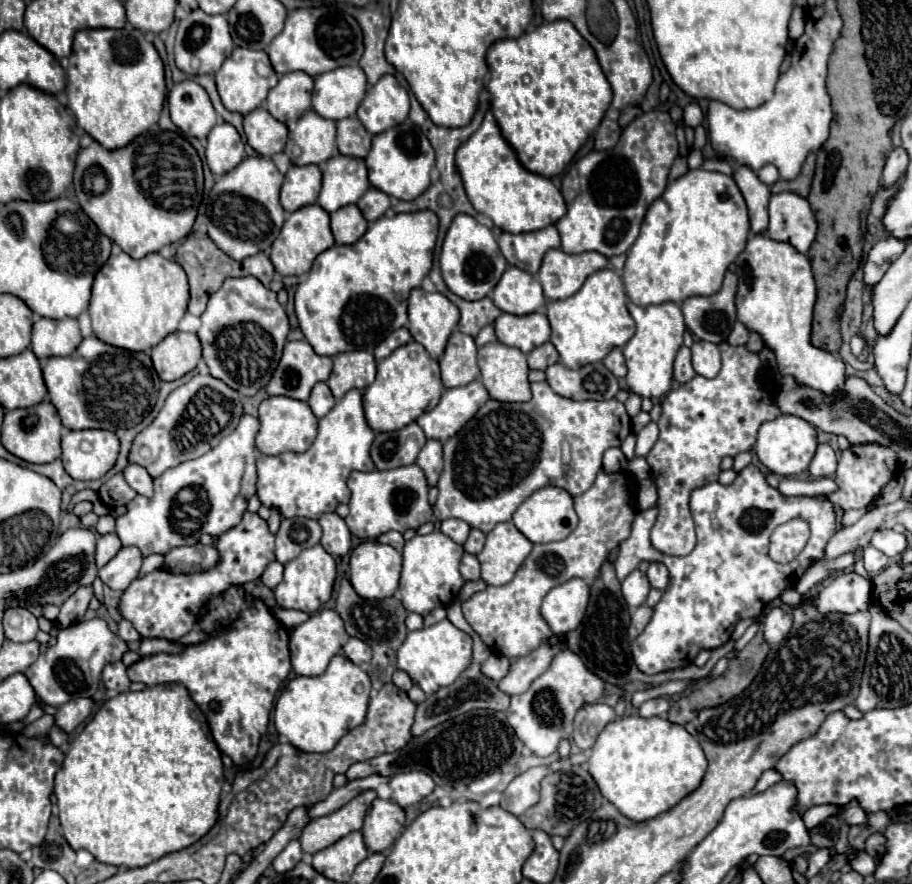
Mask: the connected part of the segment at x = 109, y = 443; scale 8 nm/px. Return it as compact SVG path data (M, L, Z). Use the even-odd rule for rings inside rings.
M66 430L62 436L62 464L76 480L98 480L114 464L120 452L118 436L110 430Z

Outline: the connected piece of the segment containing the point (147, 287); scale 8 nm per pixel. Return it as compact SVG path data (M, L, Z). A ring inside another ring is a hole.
M120 252L118 256L110 256L104 268L96 274L96 280L92 286L90 310L88 310L92 318L92 330L106 344L128 348L134 352L140 352L140 350L150 352L162 338L178 330L178 322L186 314L186 308L188 308L188 298L190 298L188 280L178 262L166 260L158 252L152 252L140 260L128 256L126 252Z

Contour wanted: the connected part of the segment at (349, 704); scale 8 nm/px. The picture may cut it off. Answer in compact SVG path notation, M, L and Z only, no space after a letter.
M336 654L322 676L296 676L286 684L274 706L276 730L278 734L286 736L290 744L296 744L296 748L302 752L330 752L346 732L366 722L370 690L372 686L368 674L350 662L344 654Z

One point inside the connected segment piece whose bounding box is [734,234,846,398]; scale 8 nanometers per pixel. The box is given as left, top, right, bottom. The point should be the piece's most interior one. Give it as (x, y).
(776, 292)

